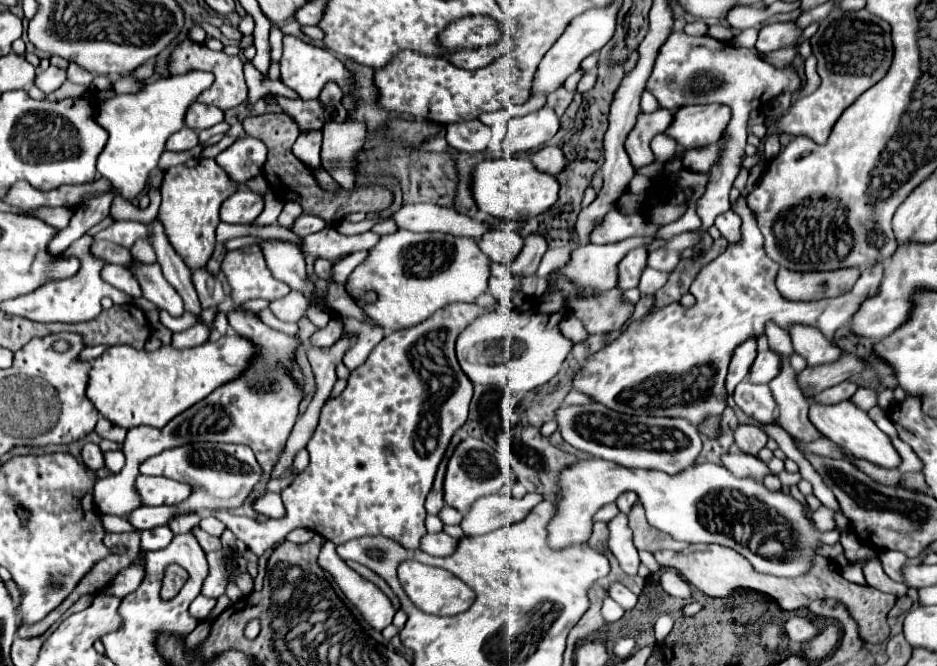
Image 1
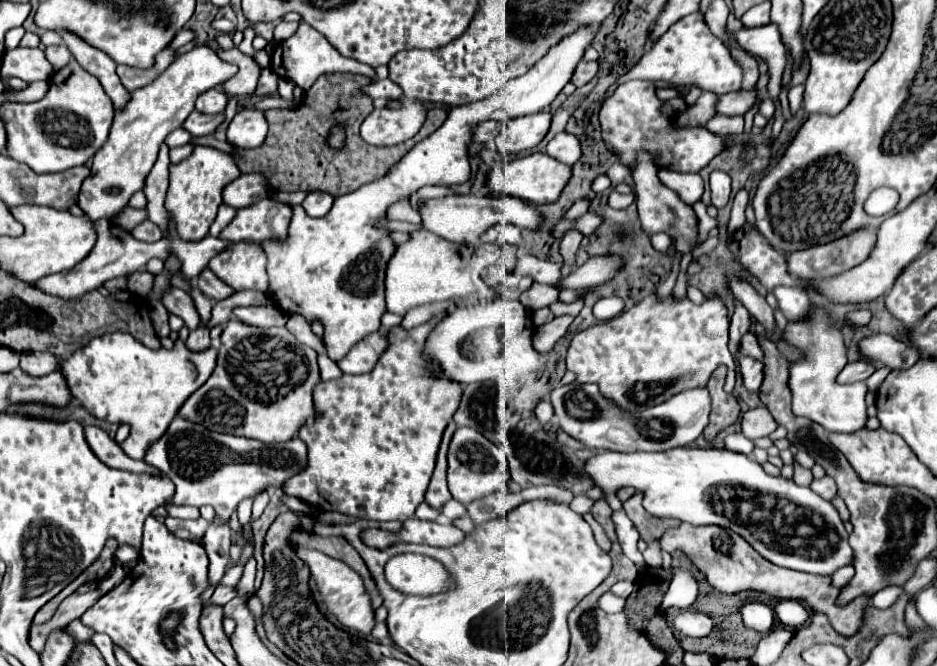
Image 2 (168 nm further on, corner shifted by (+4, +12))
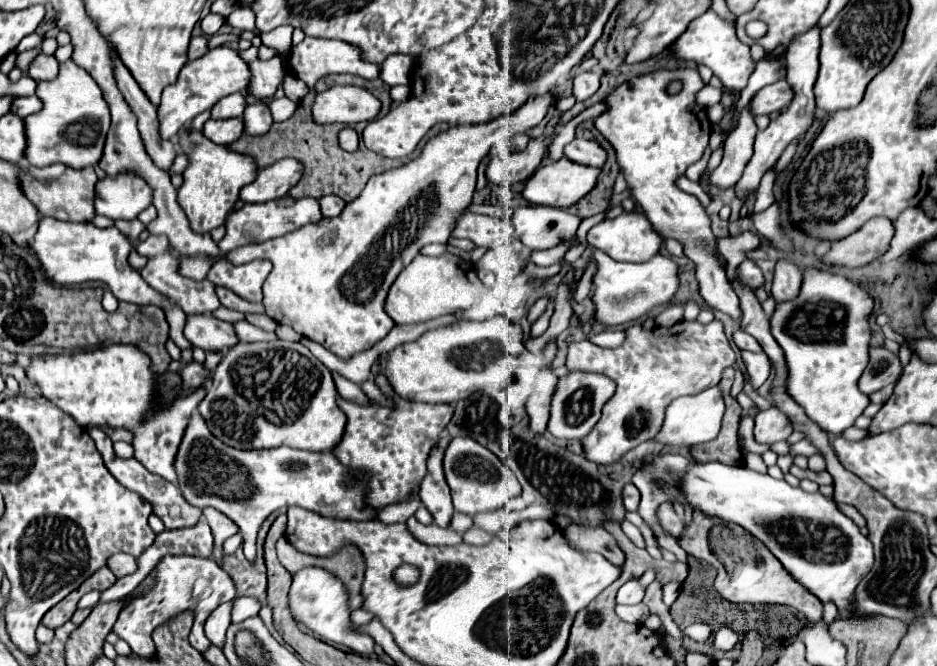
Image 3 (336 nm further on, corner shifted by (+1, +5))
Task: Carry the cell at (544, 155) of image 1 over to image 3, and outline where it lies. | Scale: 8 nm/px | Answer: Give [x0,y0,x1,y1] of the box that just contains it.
[564,138,606,168]

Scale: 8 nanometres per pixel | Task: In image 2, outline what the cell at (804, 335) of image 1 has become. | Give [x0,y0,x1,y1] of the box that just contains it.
[773,285,811,321]

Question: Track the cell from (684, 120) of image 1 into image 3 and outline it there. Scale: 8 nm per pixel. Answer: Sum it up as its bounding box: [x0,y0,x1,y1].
[748,80,792,116]

